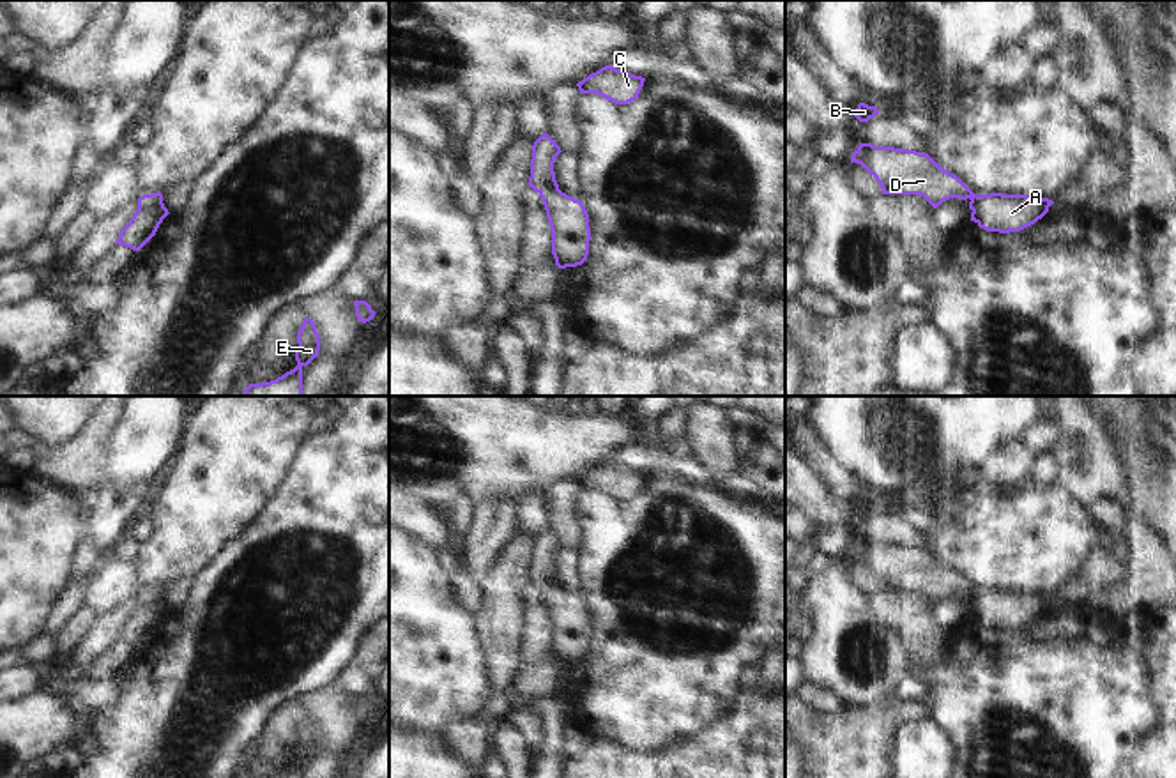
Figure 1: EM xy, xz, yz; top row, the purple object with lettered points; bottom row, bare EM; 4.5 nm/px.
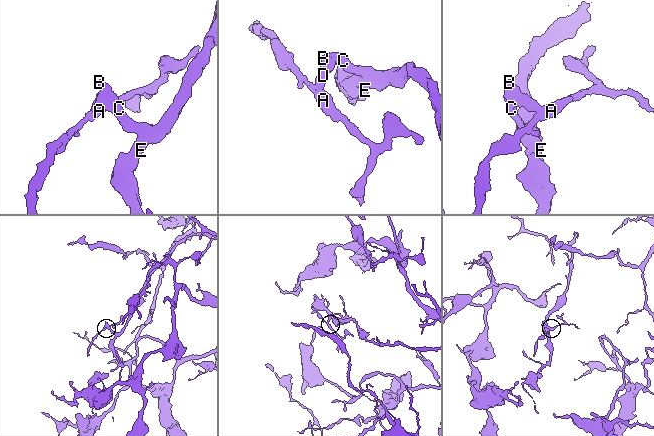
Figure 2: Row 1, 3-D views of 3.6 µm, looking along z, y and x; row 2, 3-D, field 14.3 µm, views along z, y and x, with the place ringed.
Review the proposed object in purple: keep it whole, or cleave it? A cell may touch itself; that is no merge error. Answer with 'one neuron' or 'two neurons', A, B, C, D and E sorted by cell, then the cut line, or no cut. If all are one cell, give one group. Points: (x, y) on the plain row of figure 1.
two neurons; A / B C D E; cut in xy along (161, 596), (156, 602), (138, 605)

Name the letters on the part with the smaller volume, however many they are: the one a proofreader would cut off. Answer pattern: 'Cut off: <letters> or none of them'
Cut off: A

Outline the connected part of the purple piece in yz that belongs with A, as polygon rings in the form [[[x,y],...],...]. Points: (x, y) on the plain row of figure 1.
[[[980,591],[971,617],[987,628],[1020,628],[1042,615],[1052,599],[1049,594],[1026,591]]]

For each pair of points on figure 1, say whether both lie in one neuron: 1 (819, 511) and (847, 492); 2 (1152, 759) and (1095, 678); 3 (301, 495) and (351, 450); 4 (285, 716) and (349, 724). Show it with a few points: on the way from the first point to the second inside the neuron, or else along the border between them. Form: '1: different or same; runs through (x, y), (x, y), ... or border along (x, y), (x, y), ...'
1: different; border along (809, 467), (849, 510)
2: different; border along (1157, 725), (1141, 741), (1132, 759)
3: same; runs through (313, 487), (338, 462)
4: same; runs through (301, 708), (328, 708), (333, 713)

